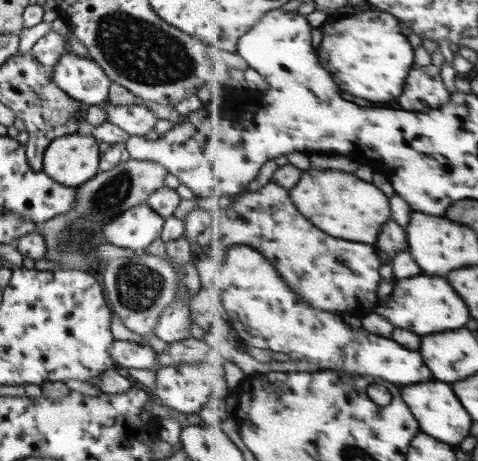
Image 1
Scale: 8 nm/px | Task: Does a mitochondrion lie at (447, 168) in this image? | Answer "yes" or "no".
no

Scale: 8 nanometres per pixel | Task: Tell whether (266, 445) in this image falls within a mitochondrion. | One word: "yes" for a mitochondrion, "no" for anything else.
no

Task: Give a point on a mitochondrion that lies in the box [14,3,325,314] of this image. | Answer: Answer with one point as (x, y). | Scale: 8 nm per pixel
(135, 48)

